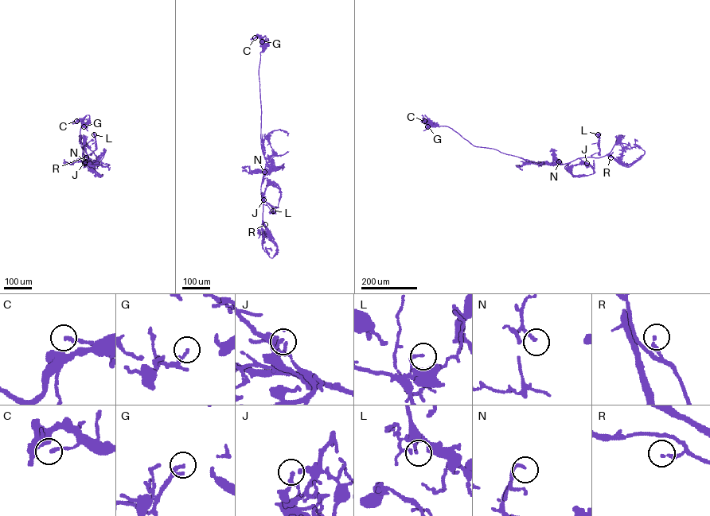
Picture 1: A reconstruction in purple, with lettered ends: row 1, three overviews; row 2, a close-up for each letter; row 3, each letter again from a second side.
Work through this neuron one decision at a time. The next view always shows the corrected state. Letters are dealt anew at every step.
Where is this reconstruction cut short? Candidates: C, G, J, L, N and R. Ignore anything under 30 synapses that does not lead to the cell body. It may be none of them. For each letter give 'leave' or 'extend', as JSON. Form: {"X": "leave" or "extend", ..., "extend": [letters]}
{"C": "extend", "G": "leave", "J": "leave", "L": "leave", "N": "leave", "R": "leave", "extend": ["C"]}

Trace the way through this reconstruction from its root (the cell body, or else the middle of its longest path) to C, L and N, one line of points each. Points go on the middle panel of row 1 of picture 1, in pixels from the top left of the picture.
C: (261, 146), (259, 70), (263, 45), (261, 38), (255, 37)
L: (261, 146), (266, 162), (261, 186), (263, 204), (273, 211)
N: (261, 146), (266, 162), (265, 168), (269, 173), (264, 172)

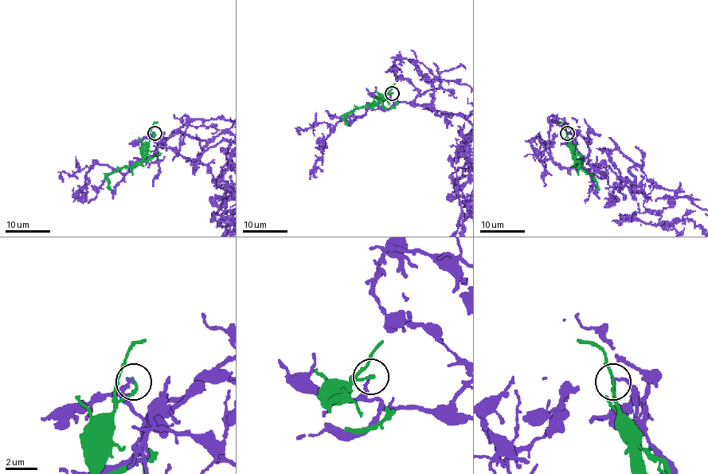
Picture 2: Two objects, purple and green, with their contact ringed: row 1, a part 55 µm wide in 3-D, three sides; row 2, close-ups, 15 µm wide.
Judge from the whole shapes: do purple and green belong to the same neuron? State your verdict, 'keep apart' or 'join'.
keep apart

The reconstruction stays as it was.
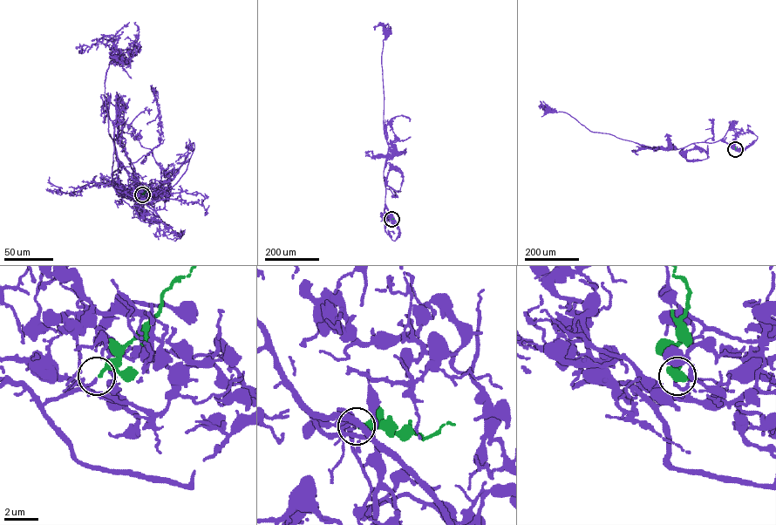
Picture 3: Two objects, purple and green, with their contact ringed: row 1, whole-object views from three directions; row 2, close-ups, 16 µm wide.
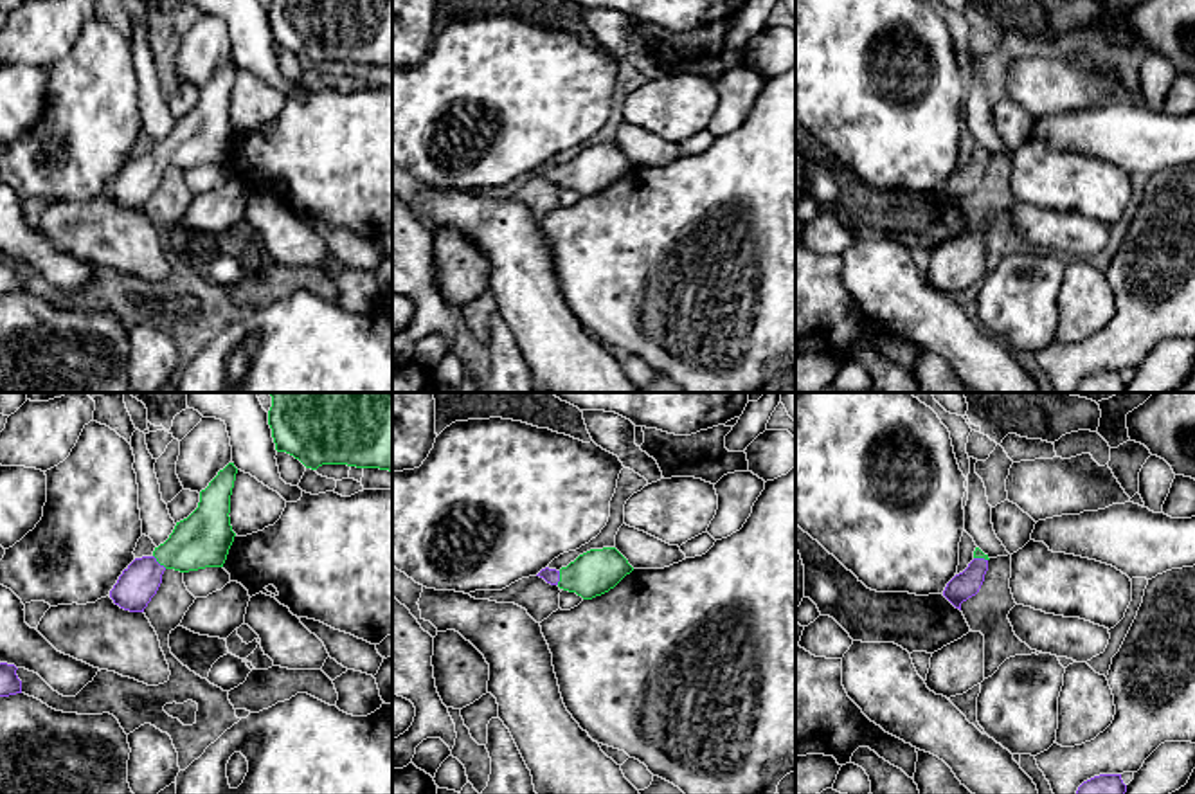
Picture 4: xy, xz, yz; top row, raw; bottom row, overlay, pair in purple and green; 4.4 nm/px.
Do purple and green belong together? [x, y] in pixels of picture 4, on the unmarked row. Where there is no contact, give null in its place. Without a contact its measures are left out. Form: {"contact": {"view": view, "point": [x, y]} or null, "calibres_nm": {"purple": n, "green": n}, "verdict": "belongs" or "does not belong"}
{"contact": {"view": "xy", "point": [157, 159]}, "calibres_nm": {"purple": 170, "green": 240}, "verdict": "belongs"}

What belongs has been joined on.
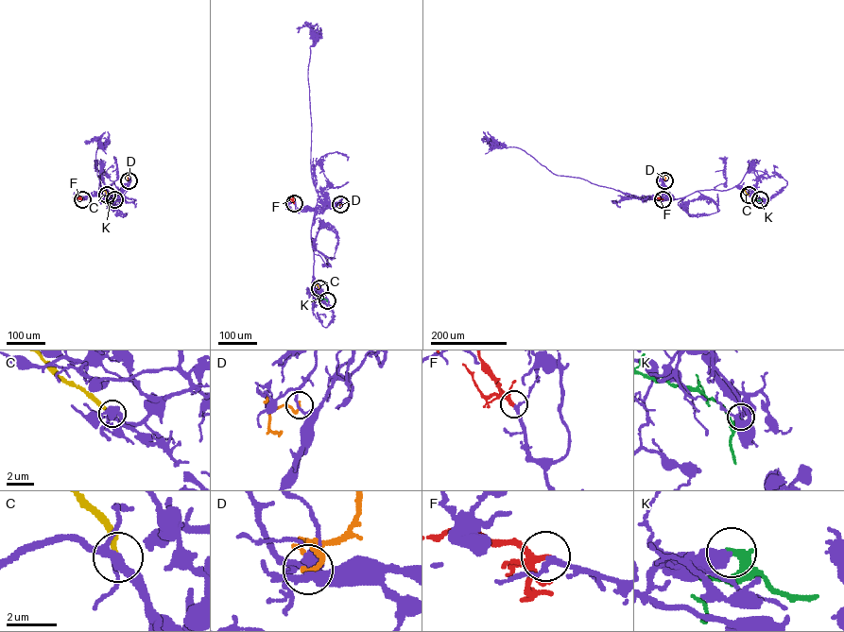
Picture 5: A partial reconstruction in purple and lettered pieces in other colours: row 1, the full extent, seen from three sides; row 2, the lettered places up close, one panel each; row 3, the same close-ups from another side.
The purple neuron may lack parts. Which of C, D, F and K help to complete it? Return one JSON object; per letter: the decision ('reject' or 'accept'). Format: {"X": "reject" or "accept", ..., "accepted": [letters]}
{"C": "reject", "D": "reject", "F": "accept", "K": "reject", "accepted": ["F"]}

